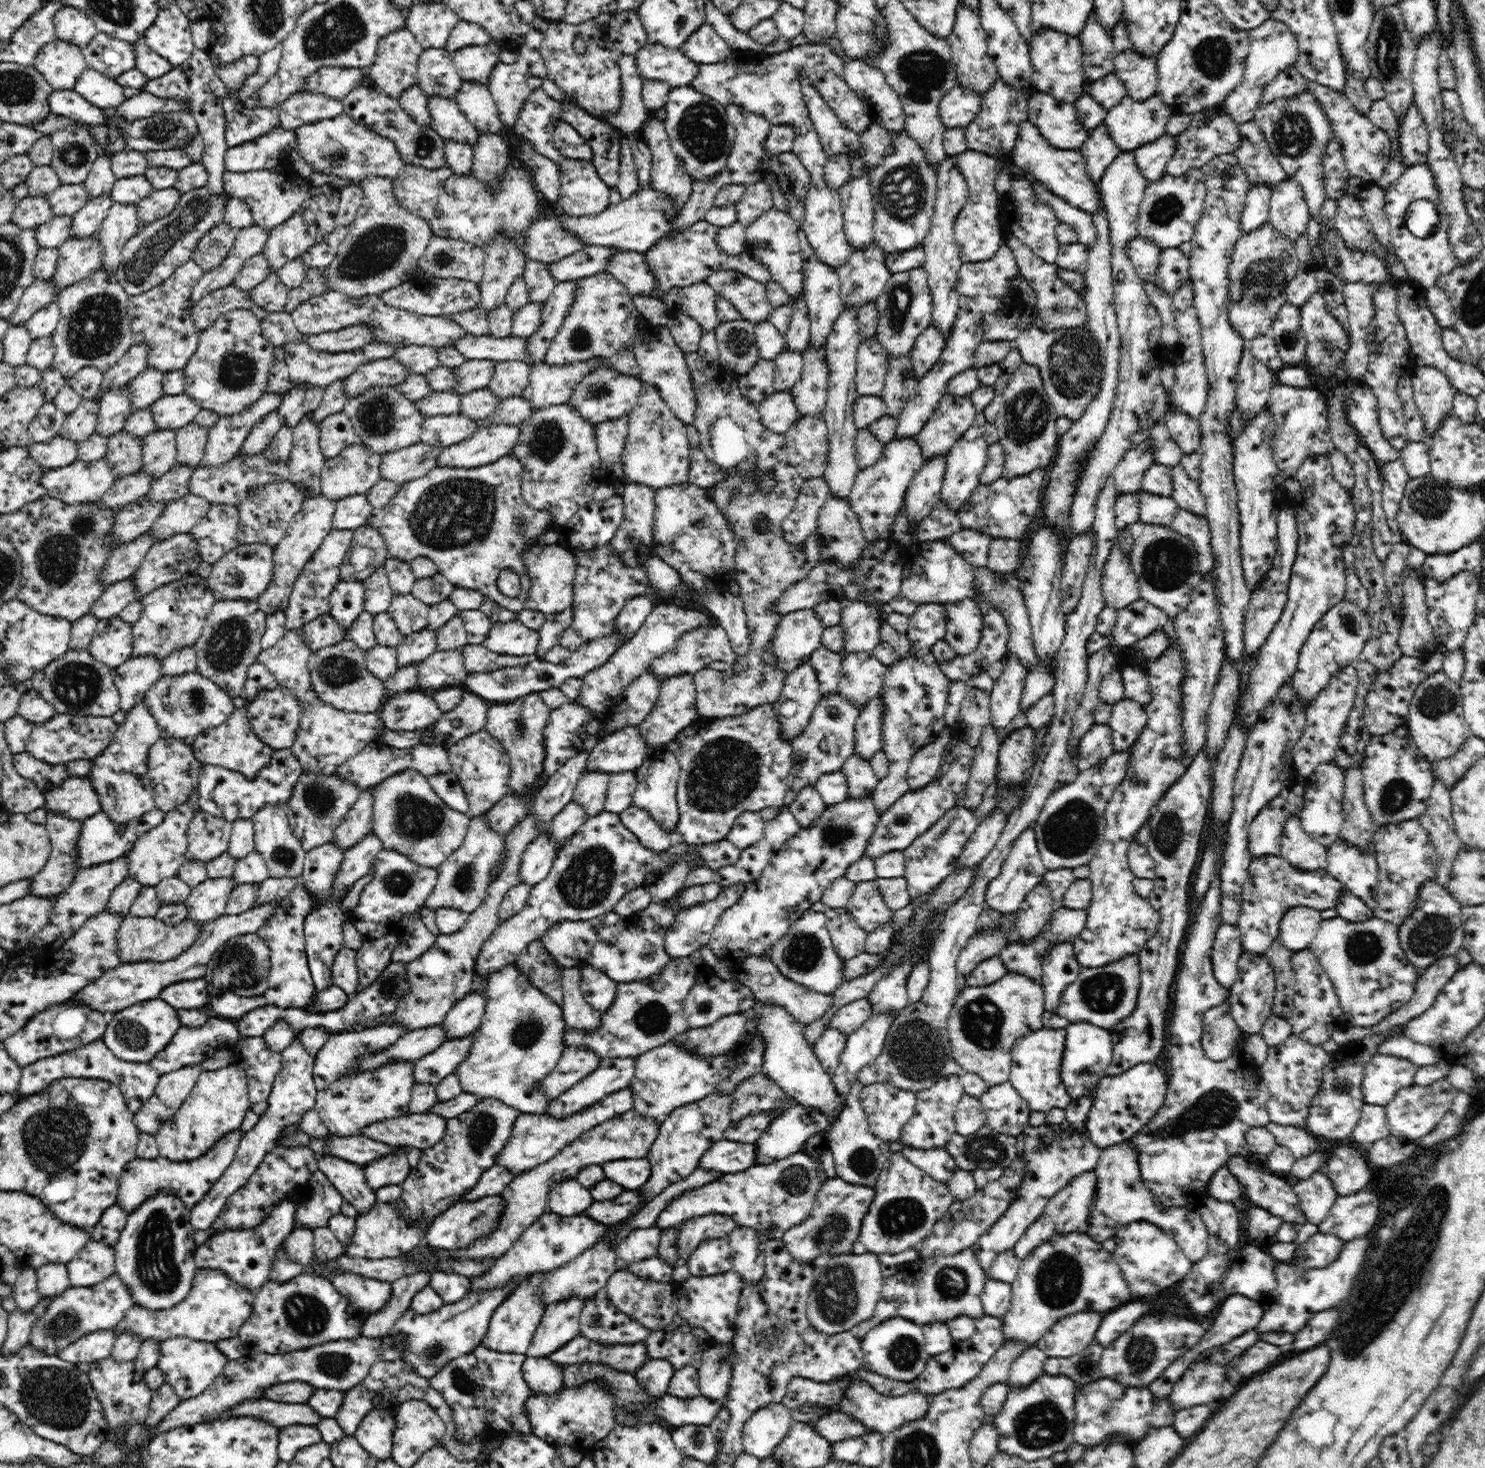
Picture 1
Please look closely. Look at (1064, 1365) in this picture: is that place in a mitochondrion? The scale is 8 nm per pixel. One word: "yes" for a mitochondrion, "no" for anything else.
no

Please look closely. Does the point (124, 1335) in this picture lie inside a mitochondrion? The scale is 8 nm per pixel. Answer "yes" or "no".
no

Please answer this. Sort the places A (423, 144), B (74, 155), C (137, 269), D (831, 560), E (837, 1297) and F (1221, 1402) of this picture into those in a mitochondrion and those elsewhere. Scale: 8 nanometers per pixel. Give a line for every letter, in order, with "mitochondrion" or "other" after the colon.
A: mitochondrion
B: mitochondrion
C: mitochondrion
D: other
E: mitochondrion
F: other

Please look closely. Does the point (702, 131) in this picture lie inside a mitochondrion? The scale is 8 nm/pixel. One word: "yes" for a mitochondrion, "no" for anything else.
yes

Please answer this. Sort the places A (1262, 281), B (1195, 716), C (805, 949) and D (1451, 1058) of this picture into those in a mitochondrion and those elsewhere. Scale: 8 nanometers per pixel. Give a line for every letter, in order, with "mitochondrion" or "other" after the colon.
A: mitochondrion
B: other
C: mitochondrion
D: other

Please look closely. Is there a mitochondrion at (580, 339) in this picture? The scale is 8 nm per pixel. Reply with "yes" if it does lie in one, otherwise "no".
yes

